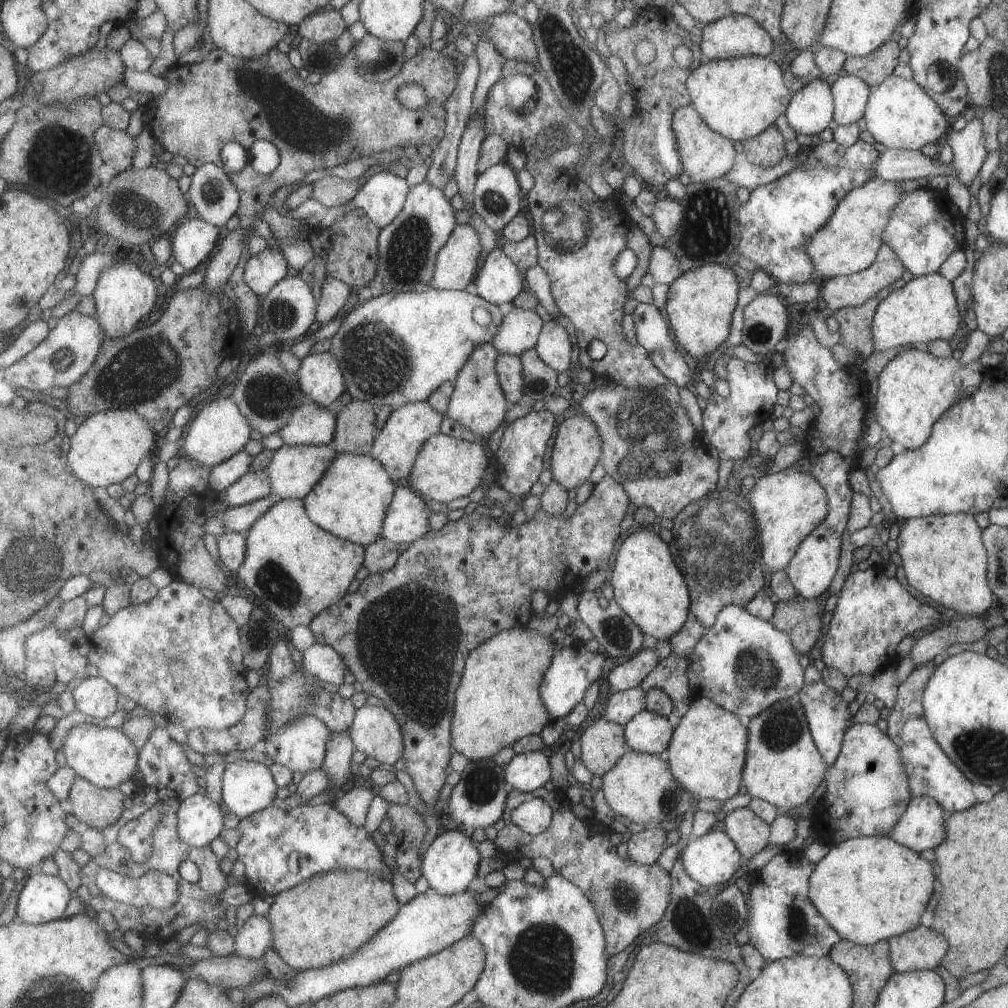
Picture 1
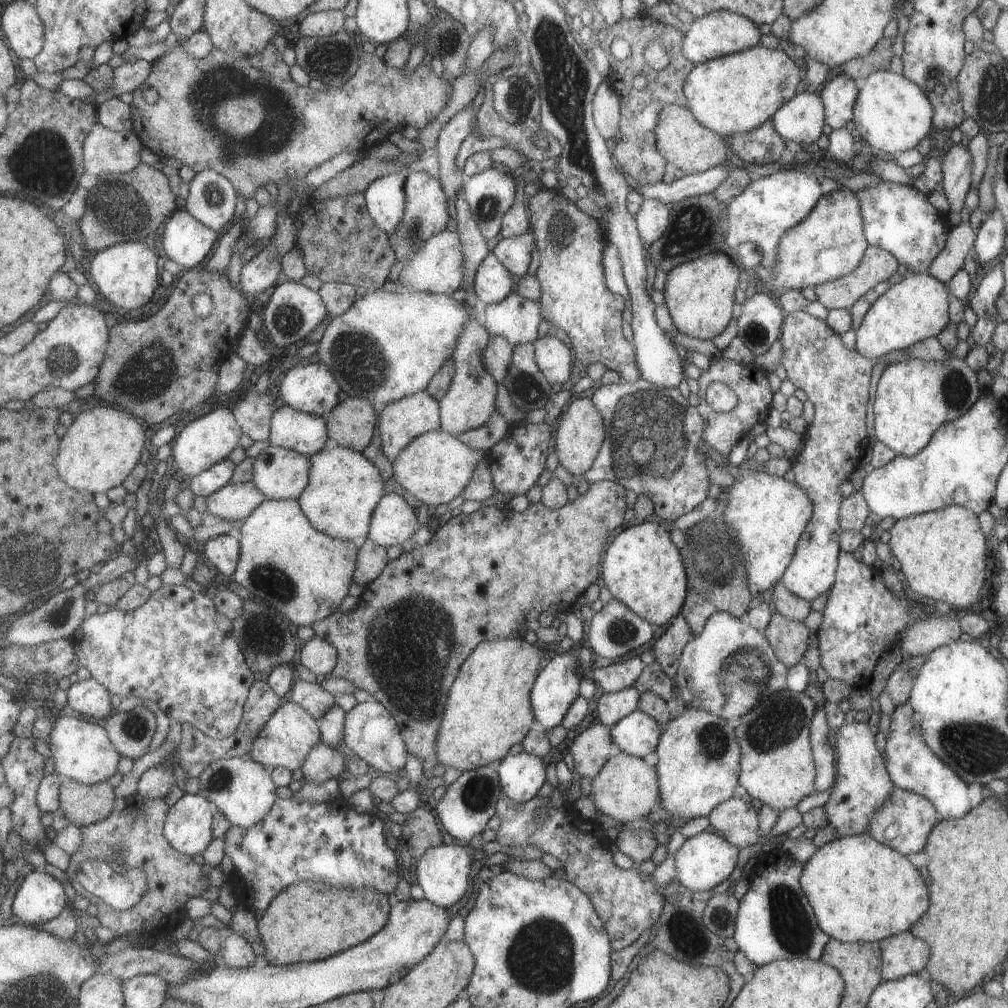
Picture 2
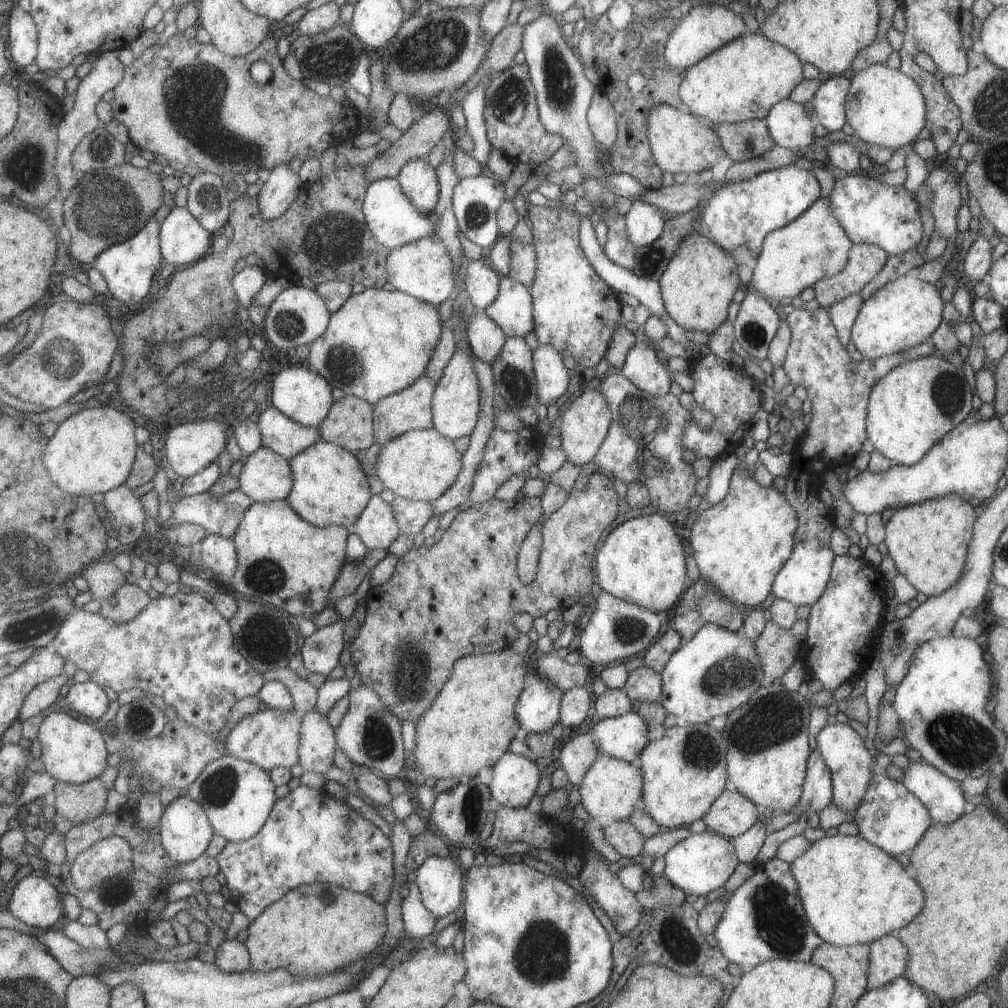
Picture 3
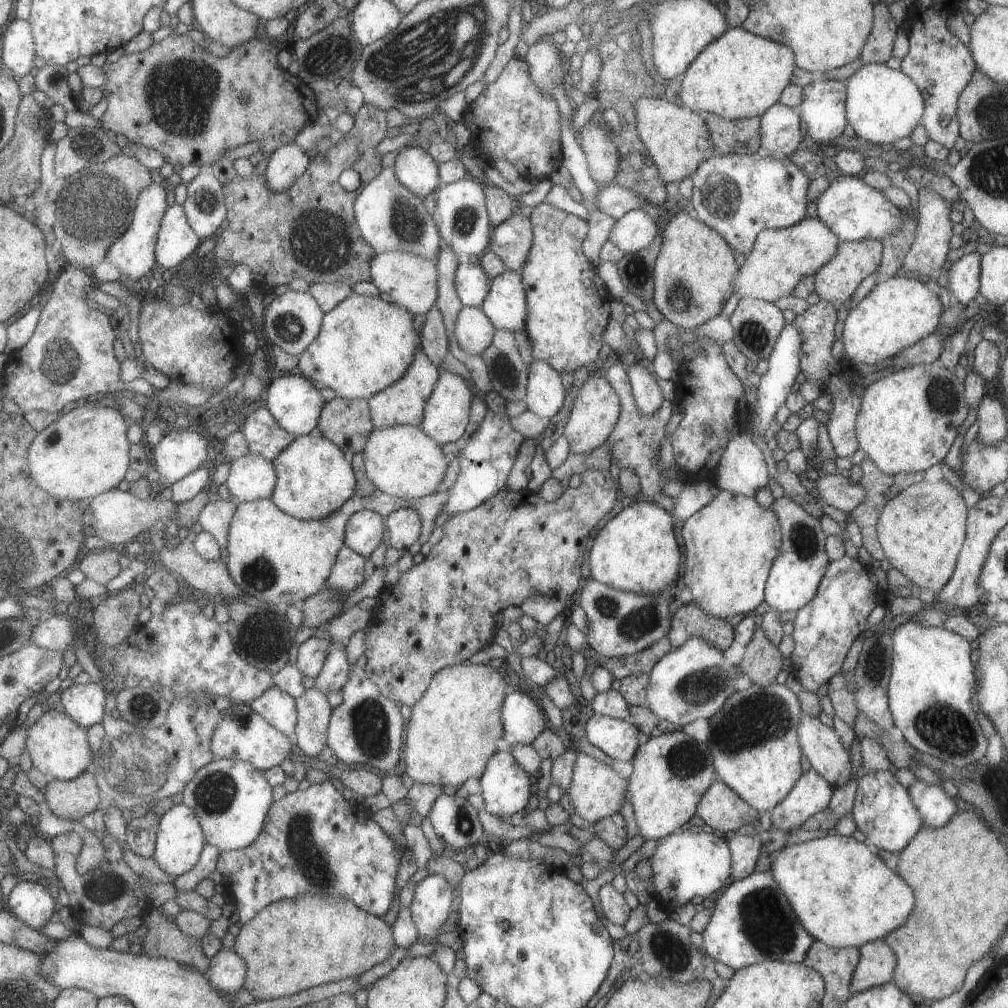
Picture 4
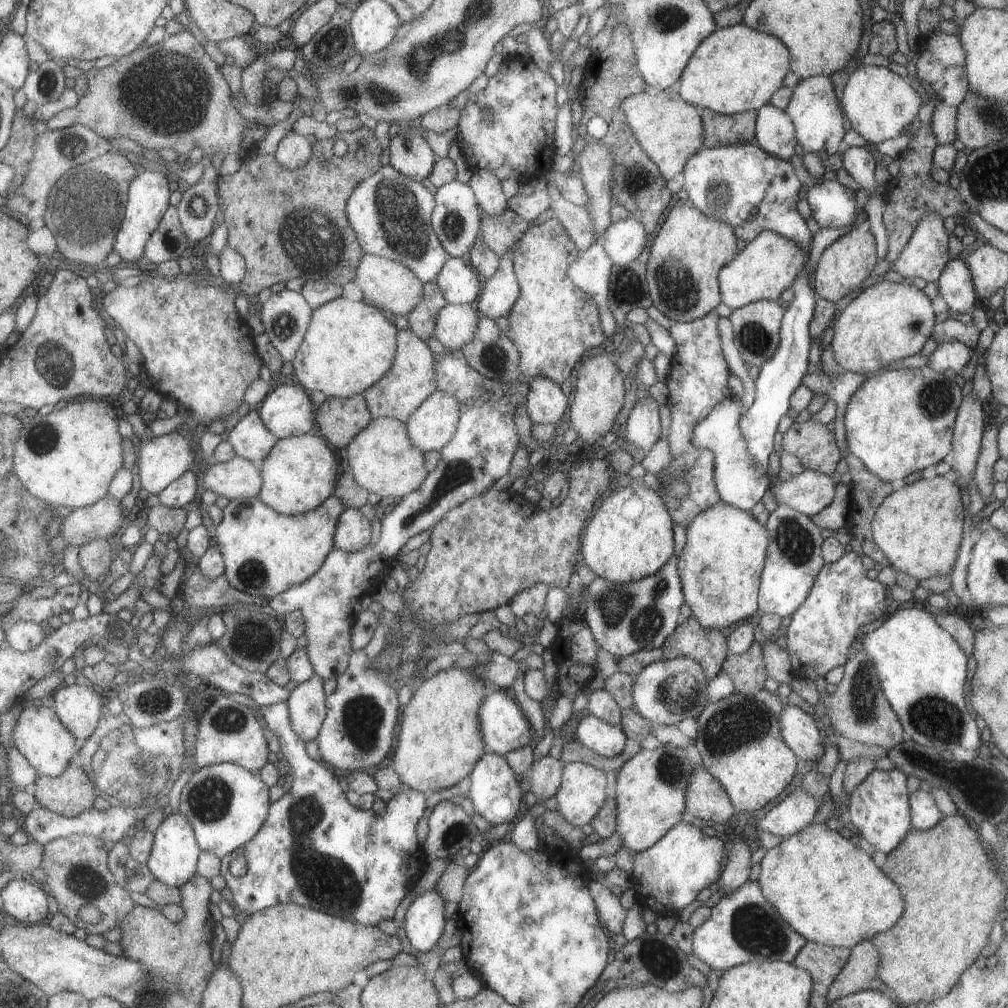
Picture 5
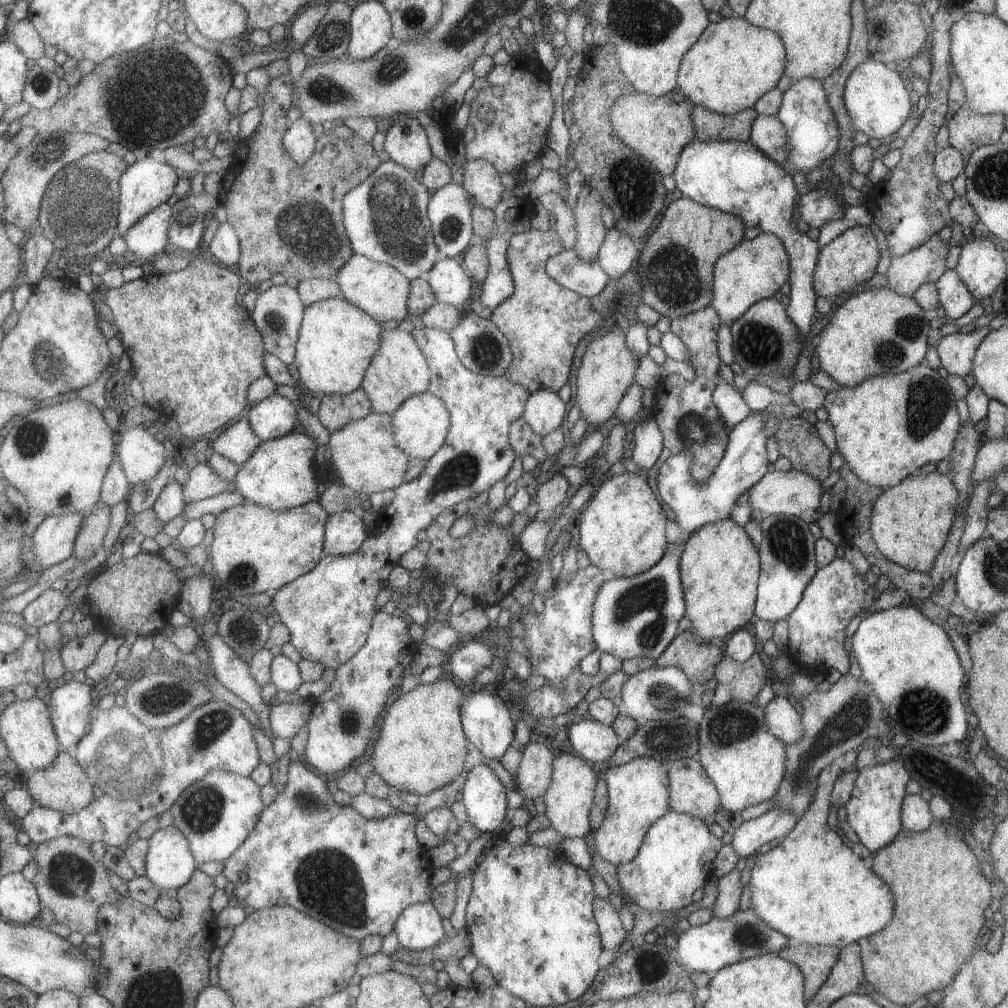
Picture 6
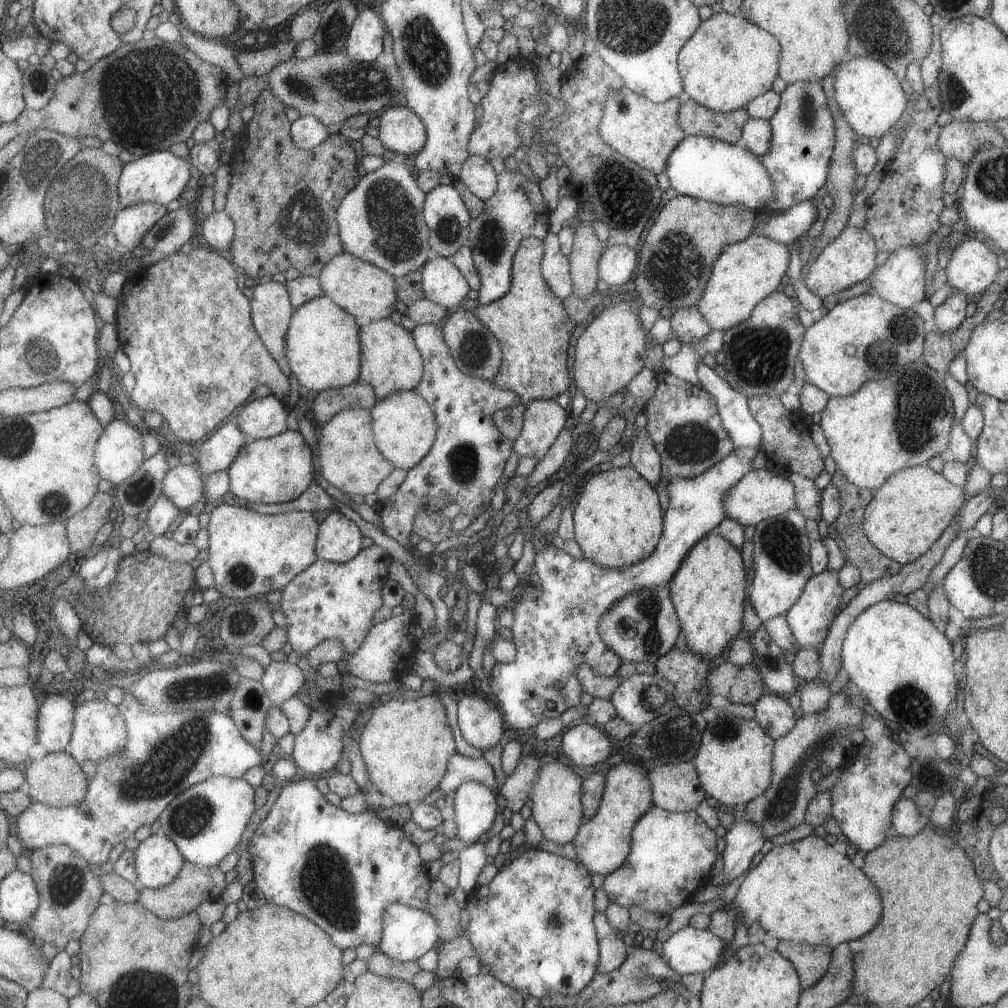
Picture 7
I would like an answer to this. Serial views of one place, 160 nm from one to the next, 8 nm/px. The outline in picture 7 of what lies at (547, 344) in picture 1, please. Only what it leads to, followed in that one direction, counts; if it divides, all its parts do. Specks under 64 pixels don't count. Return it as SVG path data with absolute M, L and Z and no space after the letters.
M533 399L525 403L522 417L522 429L512 442L512 451L518 458L543 456L571 419L554 399Z

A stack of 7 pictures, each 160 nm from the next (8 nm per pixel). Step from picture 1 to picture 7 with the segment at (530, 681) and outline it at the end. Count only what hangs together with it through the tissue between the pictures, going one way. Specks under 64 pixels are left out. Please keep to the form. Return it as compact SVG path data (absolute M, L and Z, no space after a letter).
M437 695L375 702L370 720L358 735L374 790L389 796L394 804L403 806L426 798L443 778L449 757L456 753L445 707Z

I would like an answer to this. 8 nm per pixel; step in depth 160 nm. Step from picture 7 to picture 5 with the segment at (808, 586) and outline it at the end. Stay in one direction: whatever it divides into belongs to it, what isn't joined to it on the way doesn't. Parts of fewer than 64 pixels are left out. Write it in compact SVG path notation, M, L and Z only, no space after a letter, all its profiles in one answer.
M853 551L845 552L835 562L824 563L816 574L813 586L808 592L803 604L790 616L790 623L786 626L786 651L791 660L791 676L795 678L808 677L814 681L816 676L823 678L825 672L844 664L848 659L851 642L861 630L867 629L879 621L889 612L889 603L885 586L877 580L870 580L865 575L866 570L861 565L860 557Z

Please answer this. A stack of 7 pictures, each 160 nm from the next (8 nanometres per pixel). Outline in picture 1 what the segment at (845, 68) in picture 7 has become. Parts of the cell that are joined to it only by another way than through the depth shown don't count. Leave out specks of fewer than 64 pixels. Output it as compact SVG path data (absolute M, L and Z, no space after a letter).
M889 75L883 82L871 88L865 105L866 129L875 142L887 149L919 151L923 145L939 142L950 129L950 120L939 106L913 79Z

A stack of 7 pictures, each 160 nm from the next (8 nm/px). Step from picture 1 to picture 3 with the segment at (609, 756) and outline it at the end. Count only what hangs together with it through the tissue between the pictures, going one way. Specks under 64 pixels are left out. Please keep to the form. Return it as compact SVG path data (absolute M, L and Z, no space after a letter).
M587 733L578 734L569 740L560 749L559 768L565 771L567 784L580 784L587 769L595 762L595 759L603 754L594 743L594 738Z

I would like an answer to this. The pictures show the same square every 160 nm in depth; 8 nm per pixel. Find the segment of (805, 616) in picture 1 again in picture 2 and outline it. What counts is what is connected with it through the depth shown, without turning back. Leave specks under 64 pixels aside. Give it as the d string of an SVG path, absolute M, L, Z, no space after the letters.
M777 611L770 616L763 634L775 656L787 667L797 664L807 648L808 629L803 621L785 618Z

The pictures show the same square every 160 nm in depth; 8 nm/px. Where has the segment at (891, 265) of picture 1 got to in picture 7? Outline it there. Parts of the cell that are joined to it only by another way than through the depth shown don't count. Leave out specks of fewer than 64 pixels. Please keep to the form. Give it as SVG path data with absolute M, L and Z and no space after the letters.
M845 225L840 233L820 250L817 258L810 260L803 271L806 288L820 299L835 295L864 278L876 269L875 254L878 252L873 237L865 230Z

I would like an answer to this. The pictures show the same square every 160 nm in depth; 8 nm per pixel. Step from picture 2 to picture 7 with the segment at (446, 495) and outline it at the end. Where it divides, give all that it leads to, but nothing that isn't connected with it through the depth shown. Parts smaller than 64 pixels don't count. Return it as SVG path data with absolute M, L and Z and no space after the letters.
M347 409L336 414L326 425L317 429L319 443L320 473L329 482L343 493L355 496L367 496L378 489L383 480L390 476L394 466L380 453L372 432L372 414L367 409Z

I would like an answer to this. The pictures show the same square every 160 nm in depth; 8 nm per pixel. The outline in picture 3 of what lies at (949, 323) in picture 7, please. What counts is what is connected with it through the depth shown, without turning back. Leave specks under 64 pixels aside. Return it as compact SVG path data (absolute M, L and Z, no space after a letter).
M978 235L968 248L966 257L963 260L961 276L965 276L965 278L973 280L975 283L978 280L985 281L992 263L991 252L992 247L989 245L989 241Z

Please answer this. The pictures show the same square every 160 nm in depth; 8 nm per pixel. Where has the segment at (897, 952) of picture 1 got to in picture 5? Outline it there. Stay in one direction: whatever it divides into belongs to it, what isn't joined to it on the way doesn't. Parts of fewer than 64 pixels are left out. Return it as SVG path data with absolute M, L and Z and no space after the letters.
M861 941L852 946L847 962L829 985L826 994L828 1004L839 997L865 989L882 992L895 1000L896 994L878 977L879 961L880 954L871 941Z

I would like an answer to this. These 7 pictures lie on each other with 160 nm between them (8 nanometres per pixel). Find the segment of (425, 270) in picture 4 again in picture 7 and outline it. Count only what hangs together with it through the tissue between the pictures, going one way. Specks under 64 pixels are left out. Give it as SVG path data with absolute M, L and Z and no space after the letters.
M341 253L325 265L318 279L327 297L339 303L347 312L357 318L370 318L371 321L389 318L398 300L393 276L379 267L351 253Z

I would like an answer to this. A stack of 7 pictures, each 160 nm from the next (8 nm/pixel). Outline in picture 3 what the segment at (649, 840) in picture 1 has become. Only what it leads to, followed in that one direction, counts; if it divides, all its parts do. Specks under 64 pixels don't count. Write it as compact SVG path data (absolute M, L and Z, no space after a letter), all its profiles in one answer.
M627 820L612 821L602 830L607 842L619 856L639 858L645 839Z

